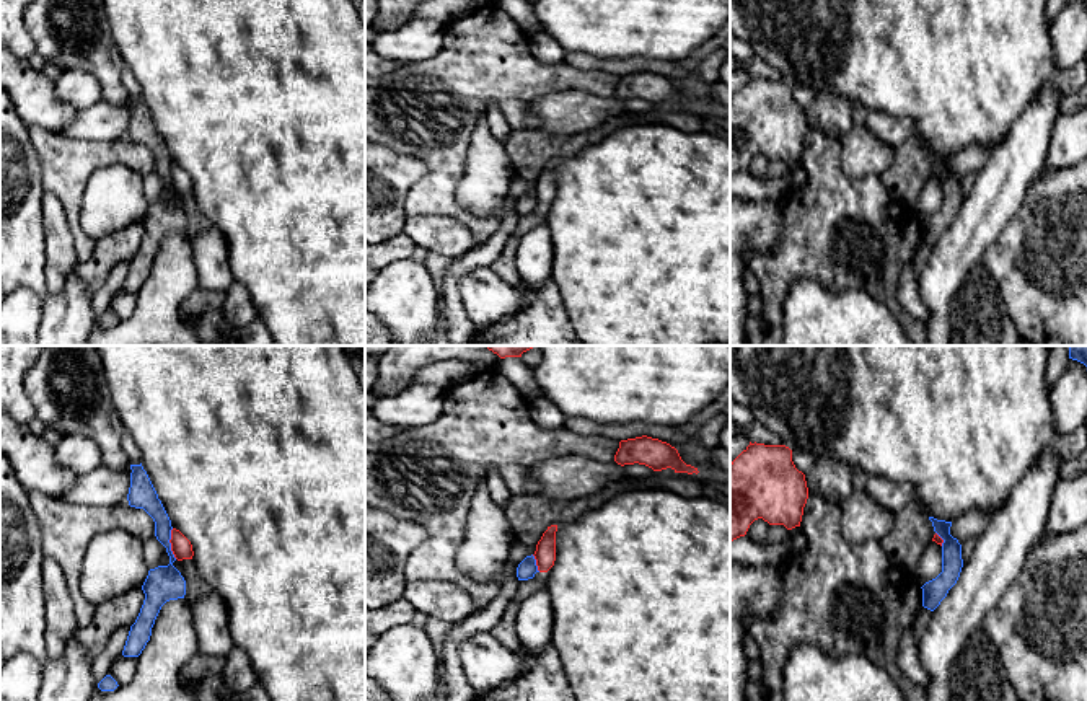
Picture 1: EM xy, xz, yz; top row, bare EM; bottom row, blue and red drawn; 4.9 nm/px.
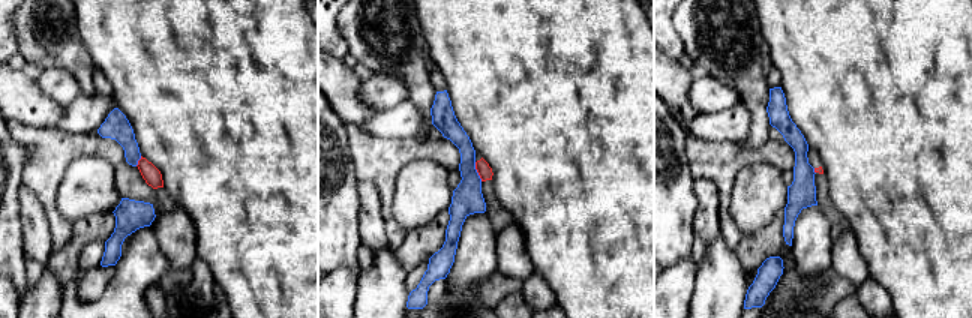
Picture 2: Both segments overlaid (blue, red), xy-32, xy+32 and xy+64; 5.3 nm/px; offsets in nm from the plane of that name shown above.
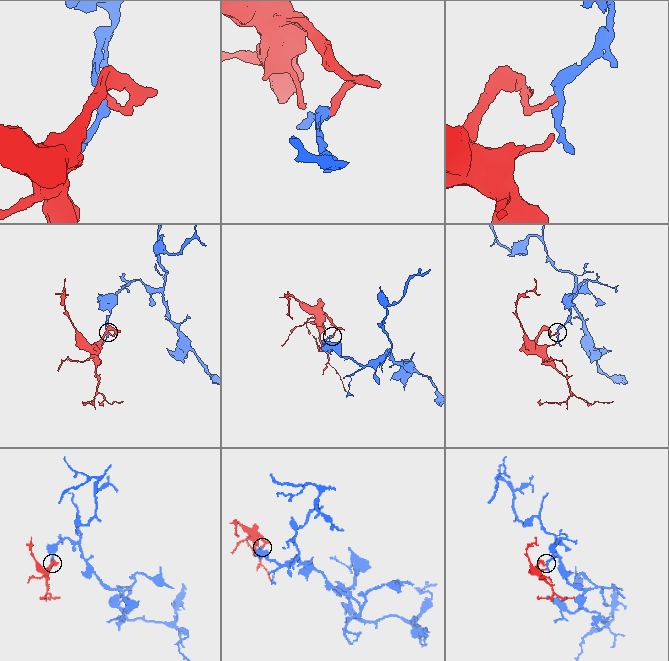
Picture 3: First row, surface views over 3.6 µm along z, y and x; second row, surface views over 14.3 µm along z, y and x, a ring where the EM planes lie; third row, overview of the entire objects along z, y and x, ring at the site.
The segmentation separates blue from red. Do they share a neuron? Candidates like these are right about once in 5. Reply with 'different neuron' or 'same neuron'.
different neuron

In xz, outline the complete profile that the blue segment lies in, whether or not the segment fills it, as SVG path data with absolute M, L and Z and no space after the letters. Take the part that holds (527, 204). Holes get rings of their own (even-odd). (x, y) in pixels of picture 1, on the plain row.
M526 191L517 202L517 212L518 215L528 215L533 214L535 209L539 207L536 201L535 191Z

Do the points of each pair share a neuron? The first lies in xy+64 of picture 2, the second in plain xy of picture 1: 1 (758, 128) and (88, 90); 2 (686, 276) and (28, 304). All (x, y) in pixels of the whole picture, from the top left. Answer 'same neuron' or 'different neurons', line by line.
1: different neurons
2: same neuron

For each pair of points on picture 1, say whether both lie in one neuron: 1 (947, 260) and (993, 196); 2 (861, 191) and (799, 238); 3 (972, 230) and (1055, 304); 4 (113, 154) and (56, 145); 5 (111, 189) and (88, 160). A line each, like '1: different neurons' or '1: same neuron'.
1: same neuron
2: same neuron
3: different neurons
4: same neuron
5: different neurons

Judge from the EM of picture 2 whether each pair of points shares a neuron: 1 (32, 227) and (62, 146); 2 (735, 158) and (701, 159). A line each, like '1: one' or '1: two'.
1: two
2: one

